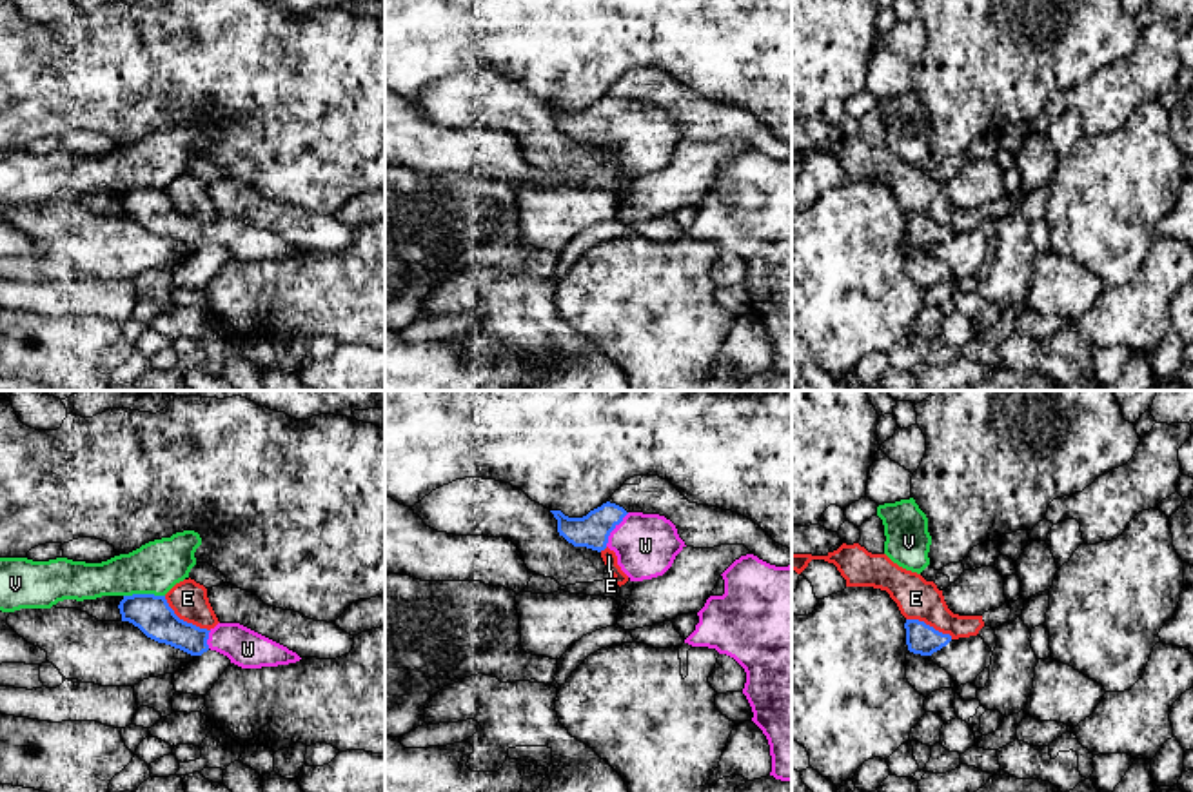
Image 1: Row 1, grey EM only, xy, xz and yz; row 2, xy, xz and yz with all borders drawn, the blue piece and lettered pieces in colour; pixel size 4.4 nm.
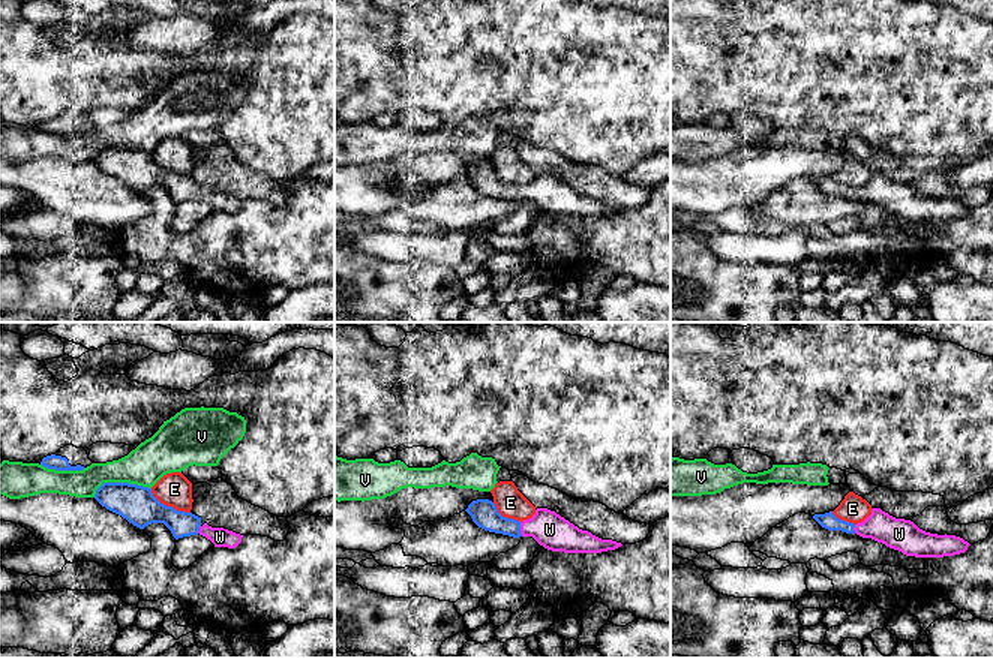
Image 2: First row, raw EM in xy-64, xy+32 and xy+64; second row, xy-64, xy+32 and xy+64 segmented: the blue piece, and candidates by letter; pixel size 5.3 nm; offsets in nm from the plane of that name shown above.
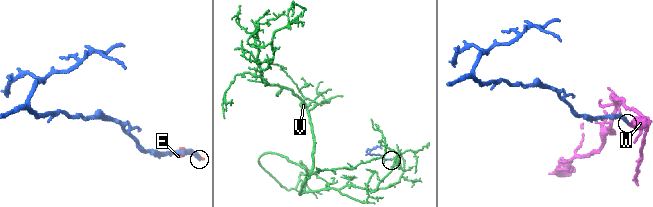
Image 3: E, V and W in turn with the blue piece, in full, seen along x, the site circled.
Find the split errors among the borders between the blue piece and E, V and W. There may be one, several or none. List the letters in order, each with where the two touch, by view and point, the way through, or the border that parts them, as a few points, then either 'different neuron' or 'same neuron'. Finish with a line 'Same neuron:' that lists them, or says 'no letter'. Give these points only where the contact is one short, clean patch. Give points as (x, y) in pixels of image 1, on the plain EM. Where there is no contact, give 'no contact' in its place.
E: xy (182, 213) | along xy (164, 189), (180, 211), (209, 224) | different neuron
V: xy (144, 188) | different neuron
W: xz (614, 120) | across xz (592, 124), (614, 120), (645, 138) | same neuron
Same neuron: W

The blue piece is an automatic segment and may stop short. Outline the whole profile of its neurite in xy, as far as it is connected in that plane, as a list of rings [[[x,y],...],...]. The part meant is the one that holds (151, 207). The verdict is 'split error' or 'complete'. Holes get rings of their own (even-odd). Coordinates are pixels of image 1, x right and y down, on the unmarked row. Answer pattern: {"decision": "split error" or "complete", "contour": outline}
{"decision": "split error", "contour": [[[133,187],[123,189],[118,198],[122,214],[129,214],[138,220],[147,231],[180,242],[191,249],[202,249],[203,245],[216,243],[231,252],[231,256],[242,262],[261,262],[296,256],[301,251],[287,240],[240,218],[240,216],[218,216],[214,222],[200,222],[192,216],[180,213],[169,200],[165,189],[154,187]]]}

